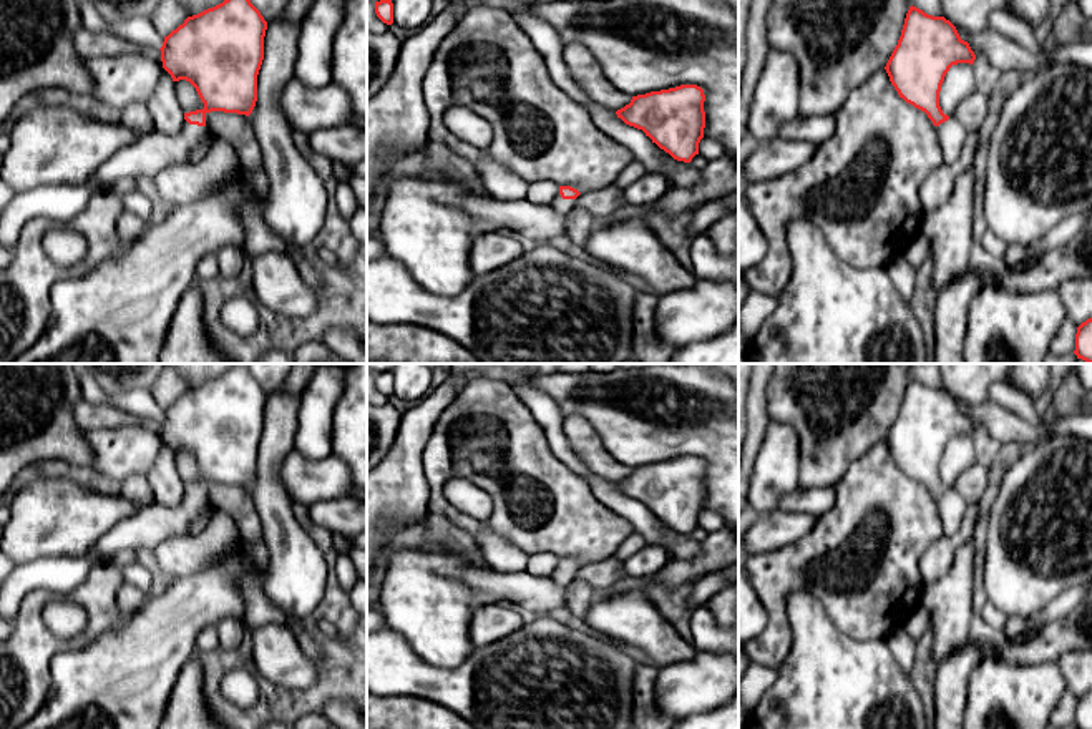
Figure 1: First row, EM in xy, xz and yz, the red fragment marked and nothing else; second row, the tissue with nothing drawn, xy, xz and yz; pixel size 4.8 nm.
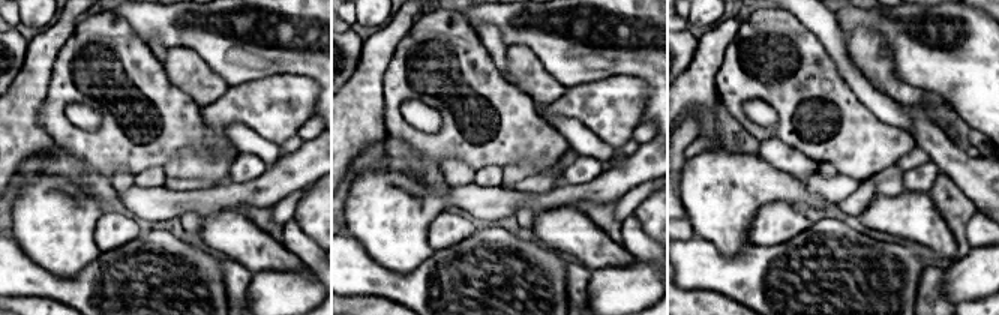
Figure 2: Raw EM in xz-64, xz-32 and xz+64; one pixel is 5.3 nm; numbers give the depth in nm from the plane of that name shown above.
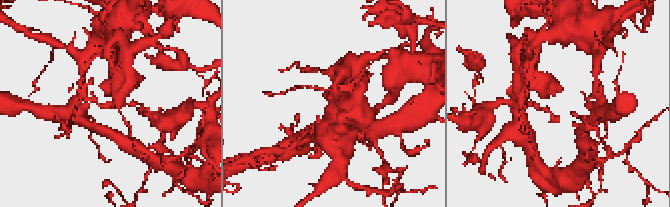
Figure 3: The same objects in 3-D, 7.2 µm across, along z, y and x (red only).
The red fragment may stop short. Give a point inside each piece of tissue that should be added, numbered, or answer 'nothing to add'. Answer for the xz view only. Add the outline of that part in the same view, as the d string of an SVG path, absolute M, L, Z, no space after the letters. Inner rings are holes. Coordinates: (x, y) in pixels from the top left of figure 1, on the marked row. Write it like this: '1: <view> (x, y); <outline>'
1: xz (560, 205); M558 194L549 206L563 214L569 214L574 209L574 199L563 199L561 194Z

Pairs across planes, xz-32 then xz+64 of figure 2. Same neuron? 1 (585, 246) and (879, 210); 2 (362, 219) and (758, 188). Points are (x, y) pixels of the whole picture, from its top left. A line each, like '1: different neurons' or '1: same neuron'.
1: same neuron
2: same neuron

